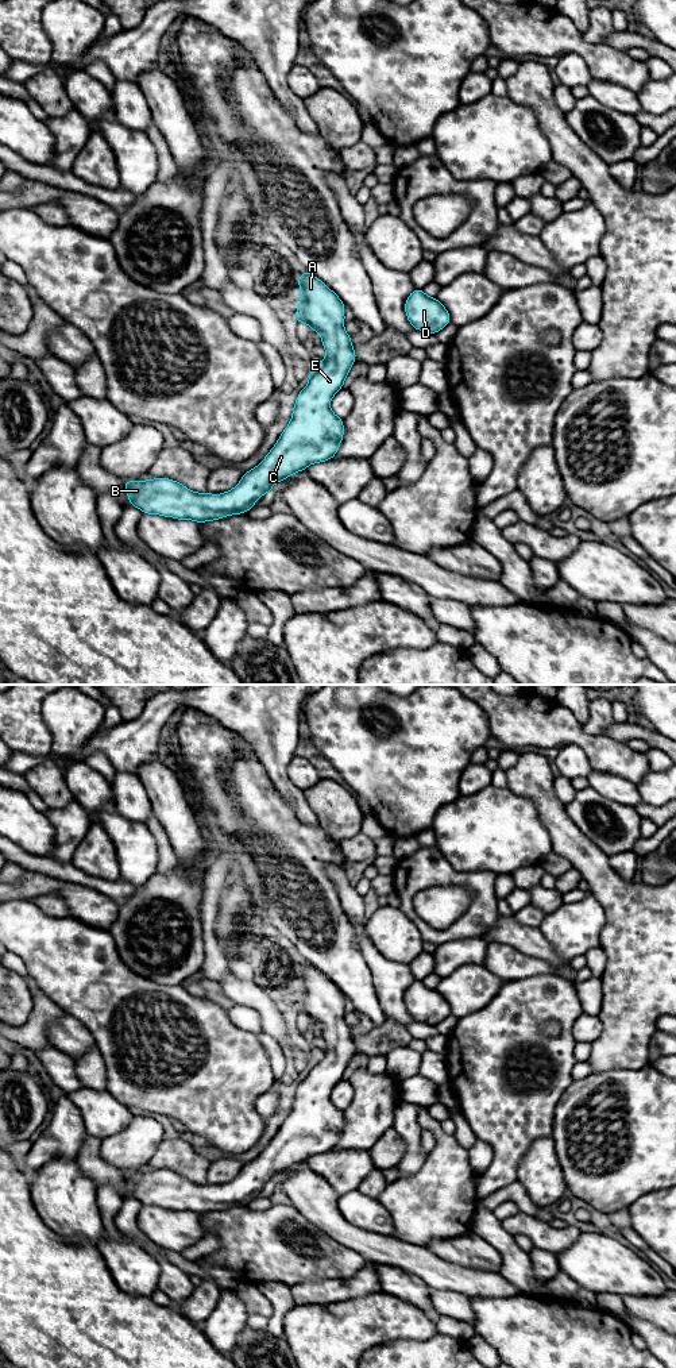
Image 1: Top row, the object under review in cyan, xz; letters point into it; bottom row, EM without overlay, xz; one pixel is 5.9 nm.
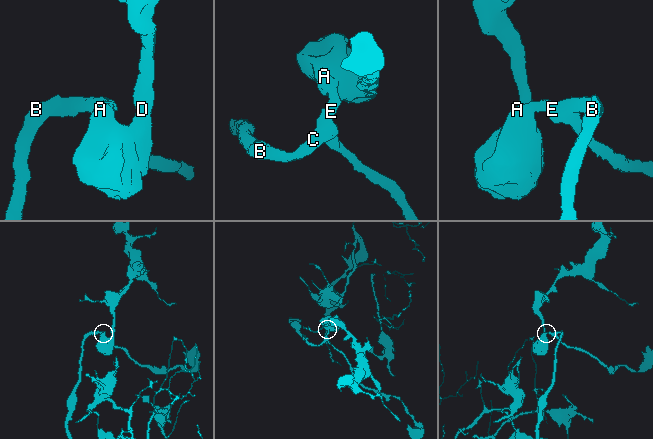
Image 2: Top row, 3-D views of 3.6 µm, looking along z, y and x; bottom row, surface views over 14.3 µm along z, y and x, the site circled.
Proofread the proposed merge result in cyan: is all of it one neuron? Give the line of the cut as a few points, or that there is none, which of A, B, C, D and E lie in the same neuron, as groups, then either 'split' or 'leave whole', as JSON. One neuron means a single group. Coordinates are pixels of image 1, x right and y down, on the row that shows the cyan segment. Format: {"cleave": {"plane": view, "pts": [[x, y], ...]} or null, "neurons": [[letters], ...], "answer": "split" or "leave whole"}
{"cleave": null, "neurons": [["A", "B", "C", "D", "E"]], "answer": "leave whole"}

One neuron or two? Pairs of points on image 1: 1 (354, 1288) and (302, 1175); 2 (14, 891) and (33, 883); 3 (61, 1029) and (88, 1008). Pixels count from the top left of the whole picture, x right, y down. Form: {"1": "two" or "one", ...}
{"1": "two", "2": "one", "3": "two"}

